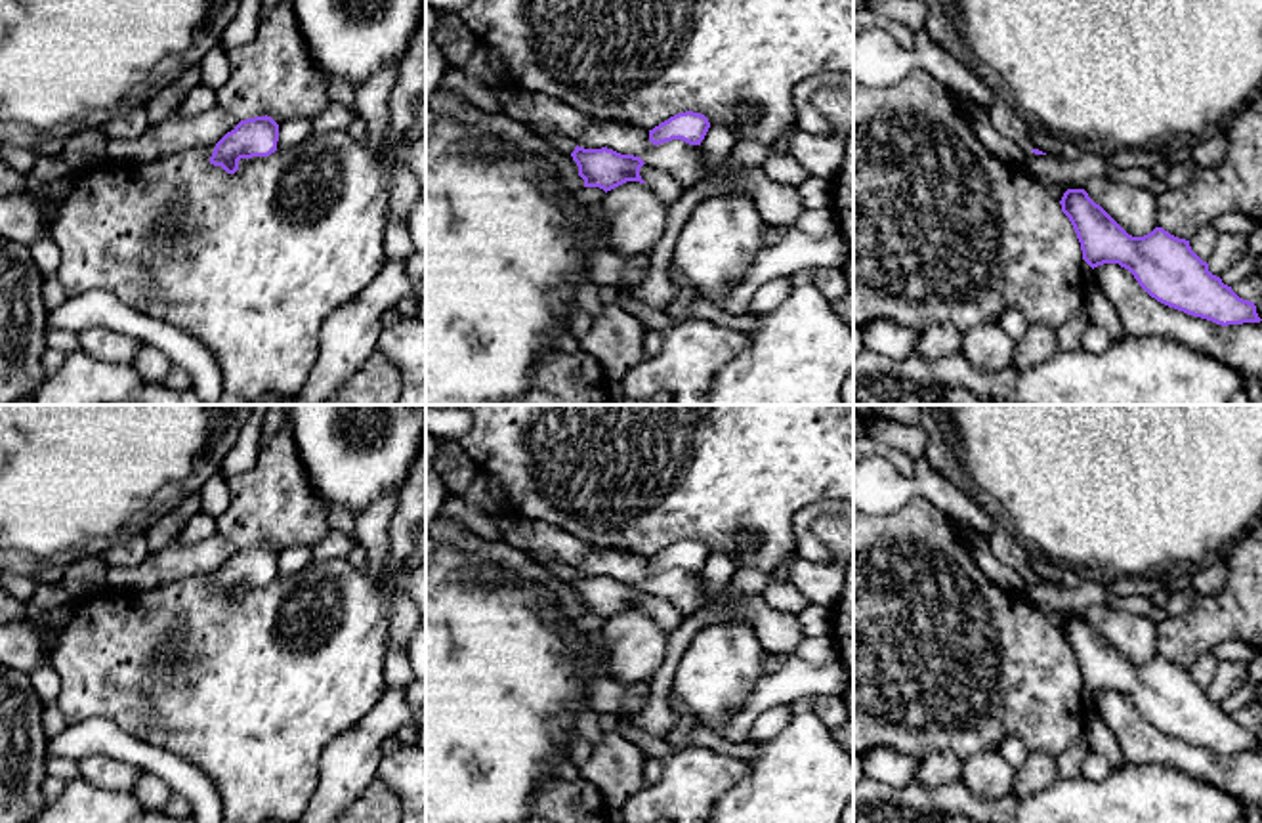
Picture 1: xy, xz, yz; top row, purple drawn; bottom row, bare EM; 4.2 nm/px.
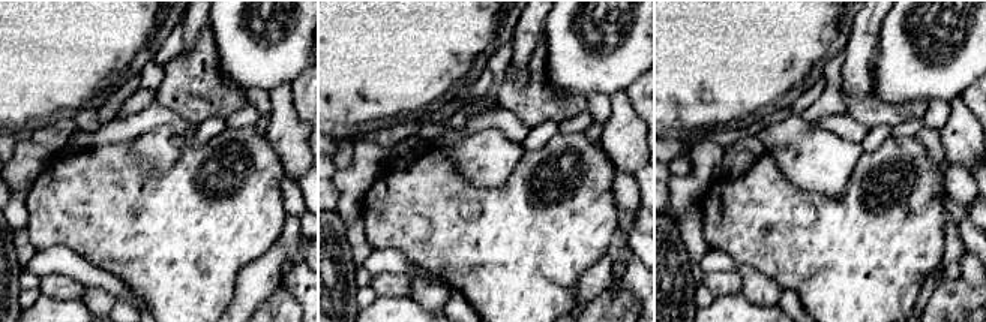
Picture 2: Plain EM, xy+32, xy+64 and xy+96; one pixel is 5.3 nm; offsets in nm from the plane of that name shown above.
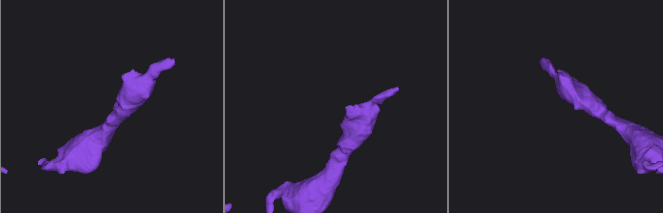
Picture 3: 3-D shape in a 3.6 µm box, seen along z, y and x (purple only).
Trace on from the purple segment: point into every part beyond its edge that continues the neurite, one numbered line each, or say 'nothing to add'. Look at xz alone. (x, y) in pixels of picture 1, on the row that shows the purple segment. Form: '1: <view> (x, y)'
1: xz (562, 144)

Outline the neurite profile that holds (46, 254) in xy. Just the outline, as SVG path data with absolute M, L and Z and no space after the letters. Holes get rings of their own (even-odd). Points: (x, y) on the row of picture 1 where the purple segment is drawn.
M42 235L34 243L31 243L29 250L32 254L36 267L44 277L57 277L61 252L50 235Z

